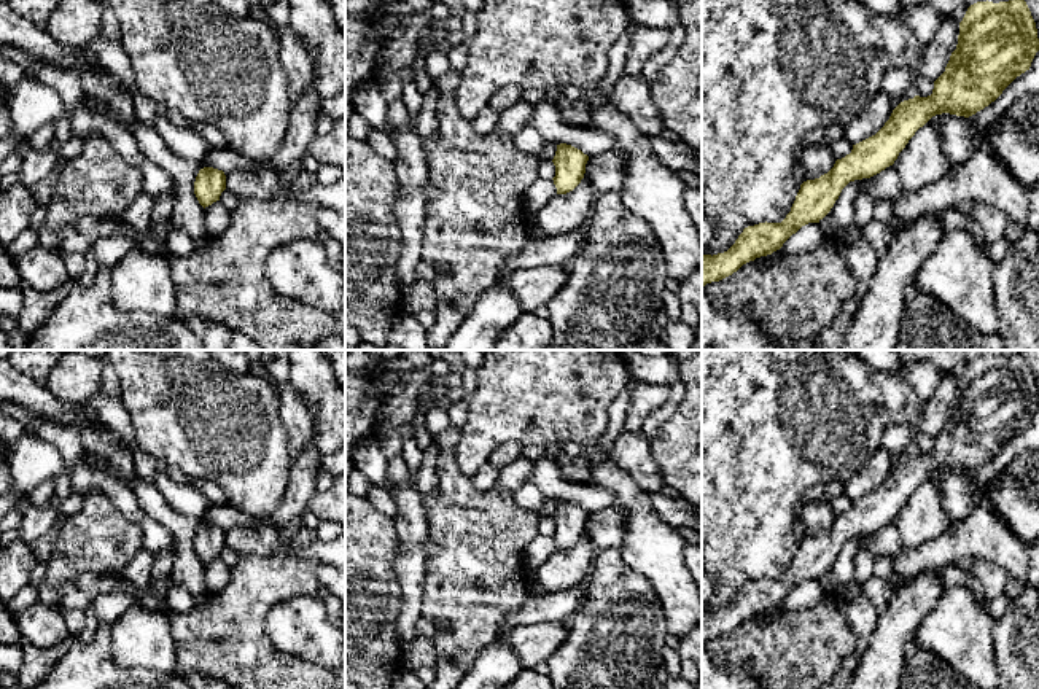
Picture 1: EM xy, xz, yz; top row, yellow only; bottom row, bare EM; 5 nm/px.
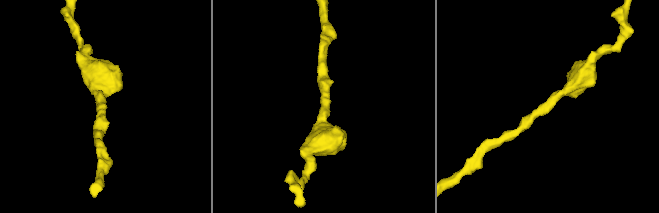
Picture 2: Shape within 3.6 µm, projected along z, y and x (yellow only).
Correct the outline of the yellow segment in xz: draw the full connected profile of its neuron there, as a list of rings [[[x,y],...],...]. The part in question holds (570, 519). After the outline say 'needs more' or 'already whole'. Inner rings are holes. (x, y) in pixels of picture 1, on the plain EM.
[[[566,500],[557,501],[557,508],[552,516],[555,522],[555,533],[552,536],[557,544],[557,551],[566,551],[581,539],[587,517],[589,512],[581,506]]]; already whole

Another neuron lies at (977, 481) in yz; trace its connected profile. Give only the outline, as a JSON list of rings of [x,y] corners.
[[[1039,407],[1031,423],[1017,433],[1002,450],[983,466],[966,474],[967,492],[977,500],[996,481],[996,477],[1020,455],[1039,449]]]

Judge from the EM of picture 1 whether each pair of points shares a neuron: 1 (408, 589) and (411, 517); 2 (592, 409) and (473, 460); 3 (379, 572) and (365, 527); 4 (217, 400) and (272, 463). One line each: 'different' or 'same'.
1: same
2: same
3: same
4: same

